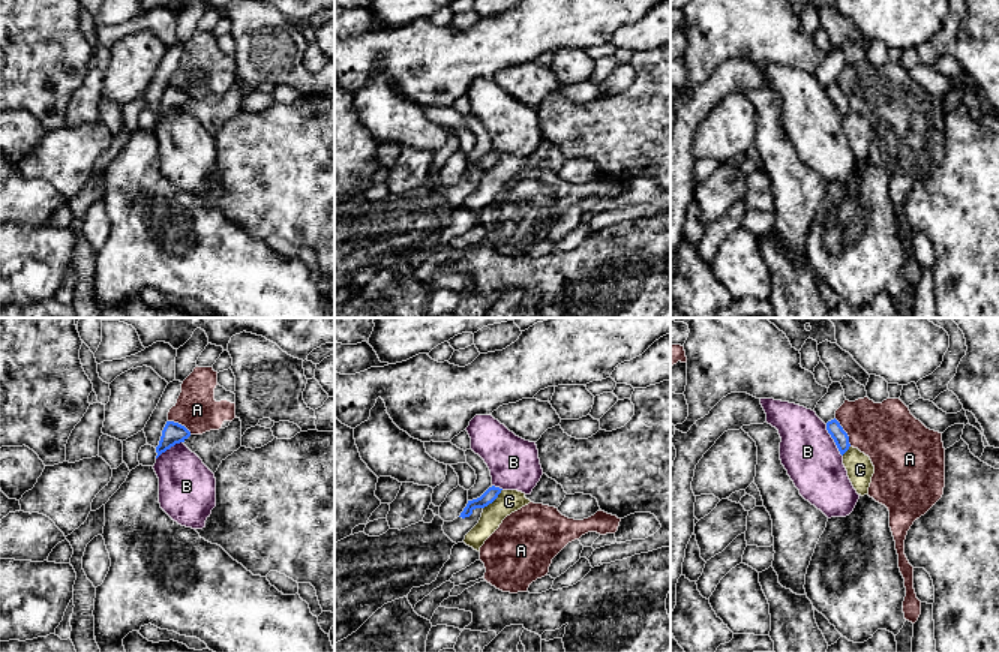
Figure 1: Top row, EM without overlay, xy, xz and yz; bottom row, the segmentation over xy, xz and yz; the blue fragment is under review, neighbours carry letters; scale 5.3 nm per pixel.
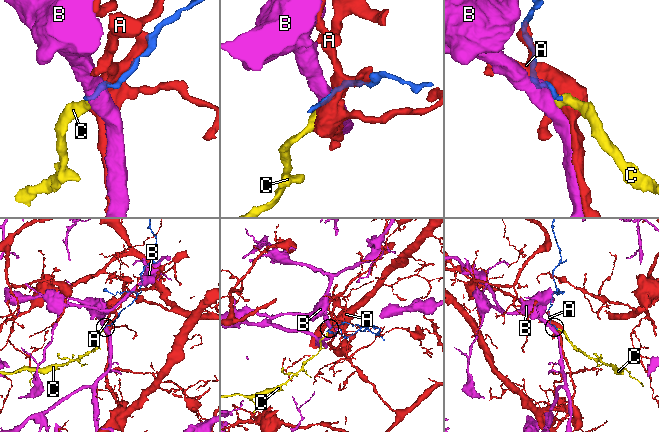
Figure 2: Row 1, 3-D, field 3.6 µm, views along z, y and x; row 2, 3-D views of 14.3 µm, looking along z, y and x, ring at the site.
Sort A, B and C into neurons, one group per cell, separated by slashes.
A / B / C

